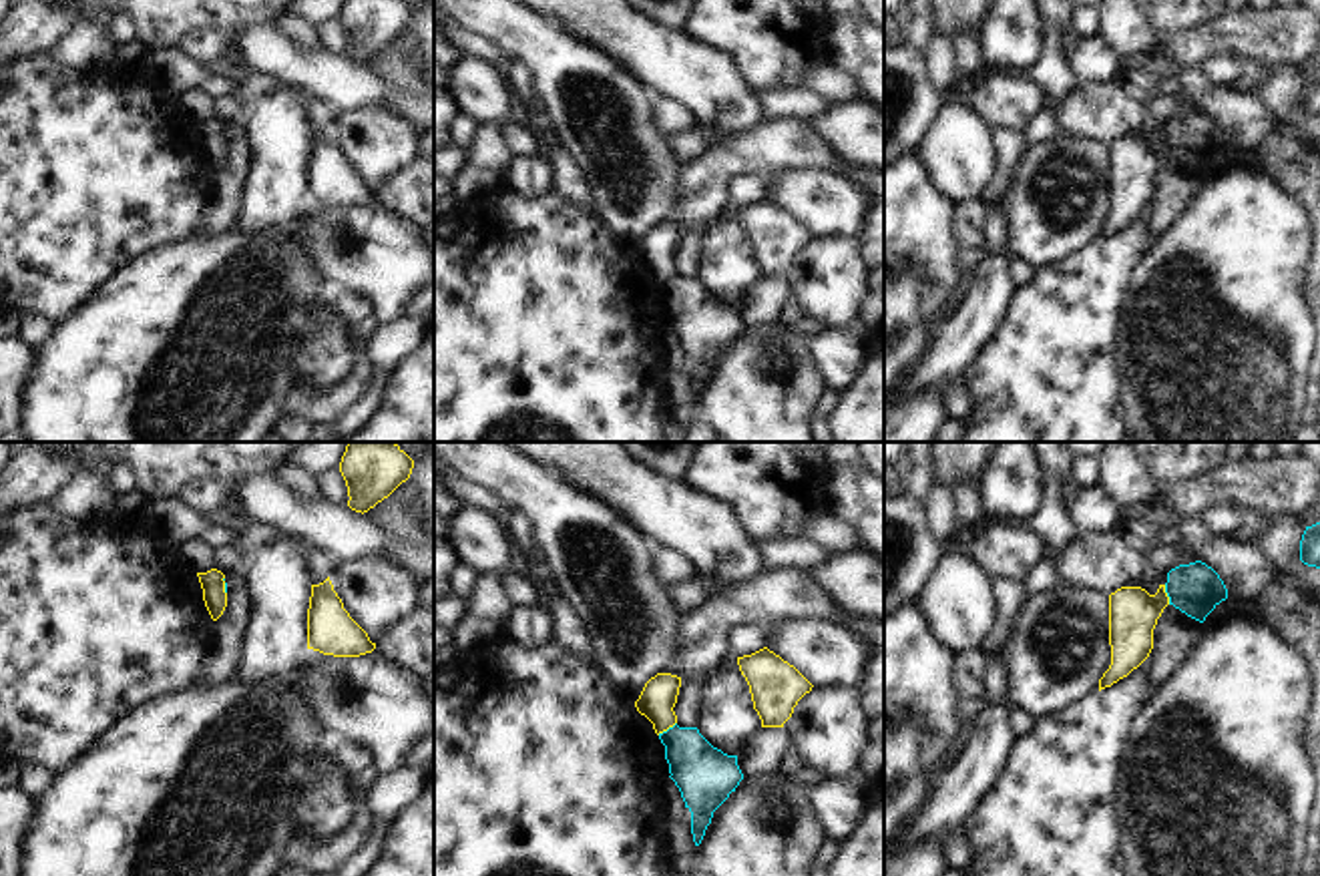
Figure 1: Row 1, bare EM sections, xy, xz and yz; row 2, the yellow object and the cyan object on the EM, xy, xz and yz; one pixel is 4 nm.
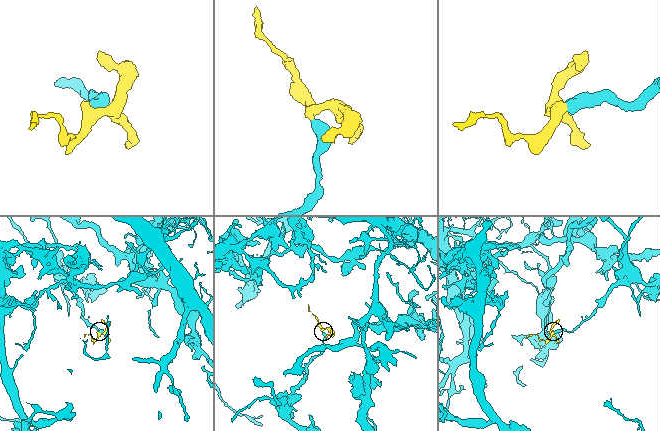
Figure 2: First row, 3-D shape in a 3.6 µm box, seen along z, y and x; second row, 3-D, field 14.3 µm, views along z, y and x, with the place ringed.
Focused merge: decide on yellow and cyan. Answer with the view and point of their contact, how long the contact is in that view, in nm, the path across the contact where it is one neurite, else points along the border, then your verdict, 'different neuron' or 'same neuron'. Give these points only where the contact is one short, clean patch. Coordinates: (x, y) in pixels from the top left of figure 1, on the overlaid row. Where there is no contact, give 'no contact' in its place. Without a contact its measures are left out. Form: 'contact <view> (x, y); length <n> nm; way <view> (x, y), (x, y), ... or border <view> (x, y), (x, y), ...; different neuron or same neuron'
contact yz (1166, 595); length 80 nm; border yz (1164, 585), (1170, 603); different neuron

